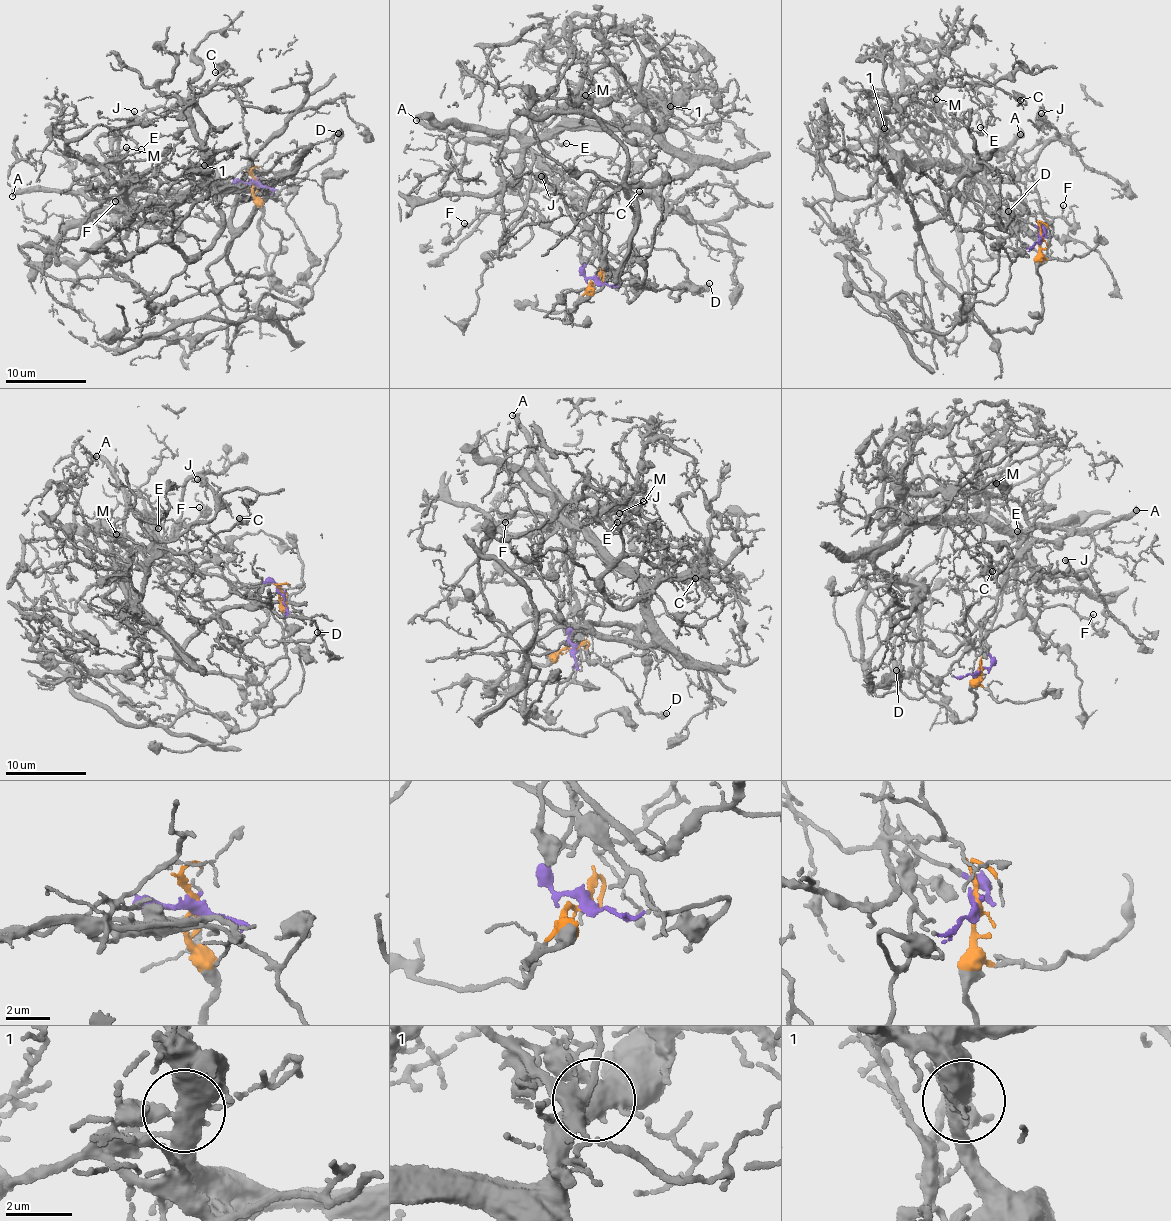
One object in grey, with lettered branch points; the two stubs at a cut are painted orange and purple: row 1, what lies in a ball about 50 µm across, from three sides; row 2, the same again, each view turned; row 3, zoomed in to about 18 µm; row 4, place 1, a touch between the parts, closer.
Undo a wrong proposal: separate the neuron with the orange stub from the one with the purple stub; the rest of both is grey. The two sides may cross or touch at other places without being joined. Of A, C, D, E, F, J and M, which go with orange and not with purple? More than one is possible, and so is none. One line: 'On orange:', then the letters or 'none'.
On orange: C, J, M

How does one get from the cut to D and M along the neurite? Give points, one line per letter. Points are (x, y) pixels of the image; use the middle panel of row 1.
D: (597, 282), (584, 269), (593, 249), (624, 264), (641, 247), (653, 247), (676, 253), (688, 281), (709, 282)
M: (597, 282), (561, 322), (600, 288), (614, 193), (689, 169), (622, 125), (559, 124), (537, 138), (586, 95)

